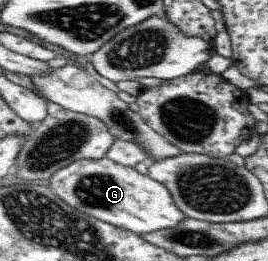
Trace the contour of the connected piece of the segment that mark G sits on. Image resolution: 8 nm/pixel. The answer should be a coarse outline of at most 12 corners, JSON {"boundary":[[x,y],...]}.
{"boundary":[[106,156],[44,184],[136,234],[186,217],[167,186]]}

